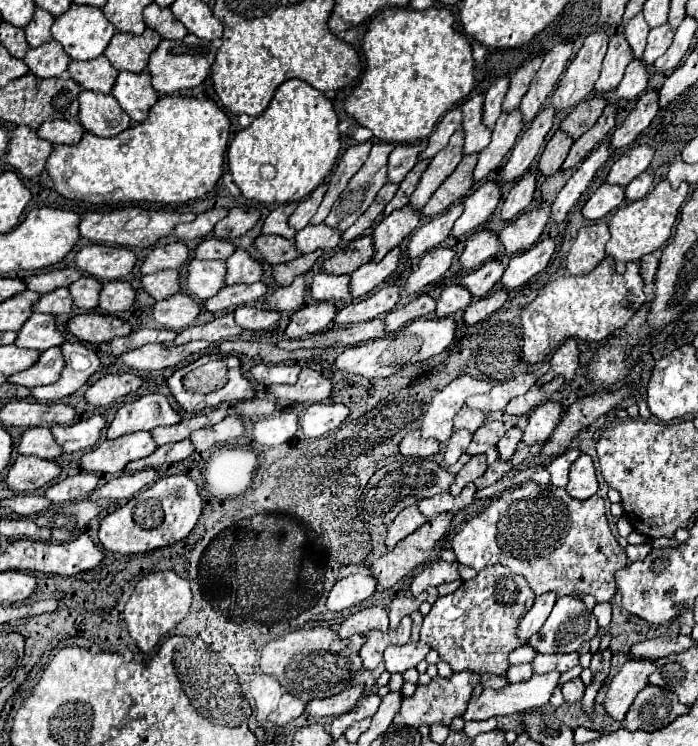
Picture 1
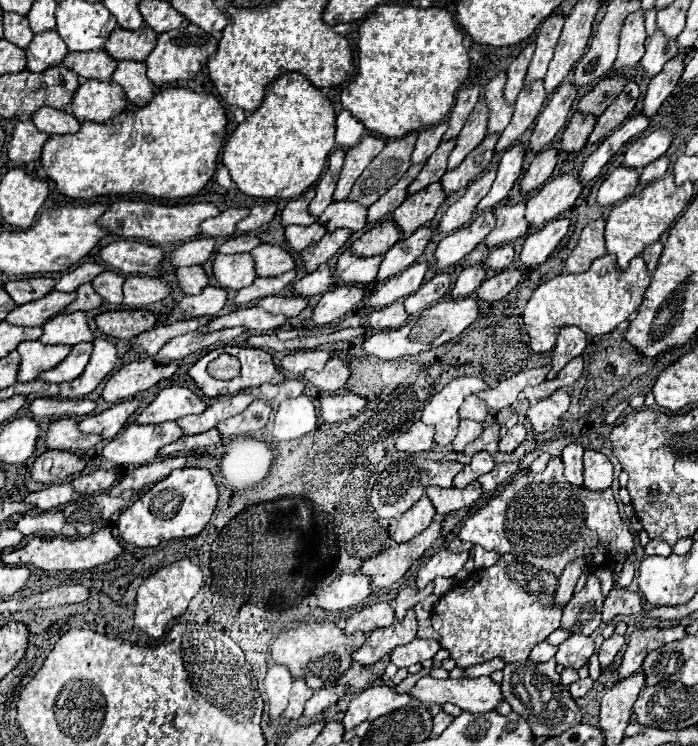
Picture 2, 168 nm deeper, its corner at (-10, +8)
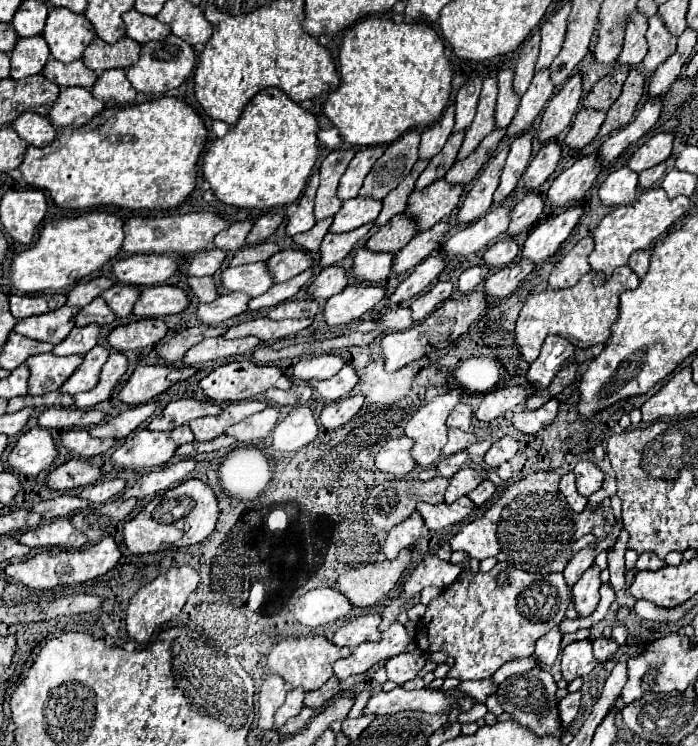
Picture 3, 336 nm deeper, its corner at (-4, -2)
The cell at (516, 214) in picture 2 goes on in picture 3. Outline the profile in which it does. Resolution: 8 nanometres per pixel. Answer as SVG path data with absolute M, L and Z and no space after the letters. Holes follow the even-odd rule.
M528 192L512 210L512 220L506 236L518 236L520 232L524 232L540 218L542 212L544 212L544 198L540 196L540 192Z

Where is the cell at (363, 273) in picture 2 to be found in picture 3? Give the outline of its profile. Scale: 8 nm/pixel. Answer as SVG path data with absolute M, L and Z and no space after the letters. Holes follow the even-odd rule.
M360 248L354 256L354 276L362 282L384 282L390 276L392 264L396 254L386 252L374 252L368 248Z

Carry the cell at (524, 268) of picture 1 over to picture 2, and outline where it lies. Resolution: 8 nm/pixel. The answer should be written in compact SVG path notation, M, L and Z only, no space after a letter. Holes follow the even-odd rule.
M558 218L552 220L548 224L544 224L542 228L534 230L526 242L524 248L520 252L520 260L526 268L544 264L548 260L548 256L552 254L552 250L558 246L558 242L562 240L562 236L566 236L570 228L570 222L566 218Z

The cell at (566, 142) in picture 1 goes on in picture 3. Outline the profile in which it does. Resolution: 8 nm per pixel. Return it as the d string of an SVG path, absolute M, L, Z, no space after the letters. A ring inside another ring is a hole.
M582 108L566 136L566 146L574 148L574 150L580 150L584 148L588 142L592 142L602 126L606 118L606 112L602 110L590 110L590 108Z

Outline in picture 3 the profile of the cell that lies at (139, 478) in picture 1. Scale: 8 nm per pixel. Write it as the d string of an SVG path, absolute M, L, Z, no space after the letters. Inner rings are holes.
M188 458L188 460L180 460L176 464L168 464L164 468L146 472L144 476L138 478L138 482L134 486L124 490L122 498L140 498L142 500L150 494L164 492L164 490L180 484L184 478L188 478L194 468L196 468L196 460Z

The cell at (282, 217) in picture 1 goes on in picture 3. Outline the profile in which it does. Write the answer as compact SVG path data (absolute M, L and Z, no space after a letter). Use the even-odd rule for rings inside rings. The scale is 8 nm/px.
M314 172L310 176L308 186L306 186L306 190L304 190L300 202L298 202L298 210L292 216L288 216L288 222L286 222L286 234L288 236L306 232L316 224L316 218L314 218L314 196L316 196L316 190L318 190L318 172Z

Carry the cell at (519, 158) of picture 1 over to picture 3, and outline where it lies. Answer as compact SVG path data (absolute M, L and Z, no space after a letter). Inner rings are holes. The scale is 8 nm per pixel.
M576 72L550 98L550 102L548 102L548 106L542 114L542 122L540 122L540 128L538 128L538 140L542 144L556 138L564 128L568 128L568 124L572 122L572 116L578 108L580 96L582 96L582 74Z

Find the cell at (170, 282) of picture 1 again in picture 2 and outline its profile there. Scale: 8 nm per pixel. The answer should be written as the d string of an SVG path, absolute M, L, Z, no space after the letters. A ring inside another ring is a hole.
M202 266L176 268L176 282L184 294L198 294L204 286L208 286L208 278Z

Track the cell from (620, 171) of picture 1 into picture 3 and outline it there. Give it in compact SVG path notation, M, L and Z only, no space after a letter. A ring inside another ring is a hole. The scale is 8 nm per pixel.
M660 132L652 138L648 138L630 158L628 166L634 168L634 172L642 172L646 168L652 168L660 162L664 162L672 154L672 142L674 136L670 132Z

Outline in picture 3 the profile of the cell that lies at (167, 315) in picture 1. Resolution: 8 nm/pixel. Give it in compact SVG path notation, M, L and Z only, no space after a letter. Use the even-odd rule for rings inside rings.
M230 292L230 294L220 296L212 304L200 304L198 306L198 318L204 324L210 324L210 326L222 324L228 318L234 318L234 316L240 316L242 312L246 312L248 310L248 302L250 302L248 294Z

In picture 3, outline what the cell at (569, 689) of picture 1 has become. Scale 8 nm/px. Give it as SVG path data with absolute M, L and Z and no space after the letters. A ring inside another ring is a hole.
M580 692L566 694L566 698L562 698L558 702L558 712L560 712L562 728L568 728L574 722L574 718L578 714L578 708L580 708Z

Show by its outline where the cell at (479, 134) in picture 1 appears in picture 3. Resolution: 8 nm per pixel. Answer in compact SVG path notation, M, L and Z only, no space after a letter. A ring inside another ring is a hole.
M506 68L498 74L498 102L496 102L496 126L498 128L506 128L518 108L520 96L514 92L512 86L514 80L514 70Z

